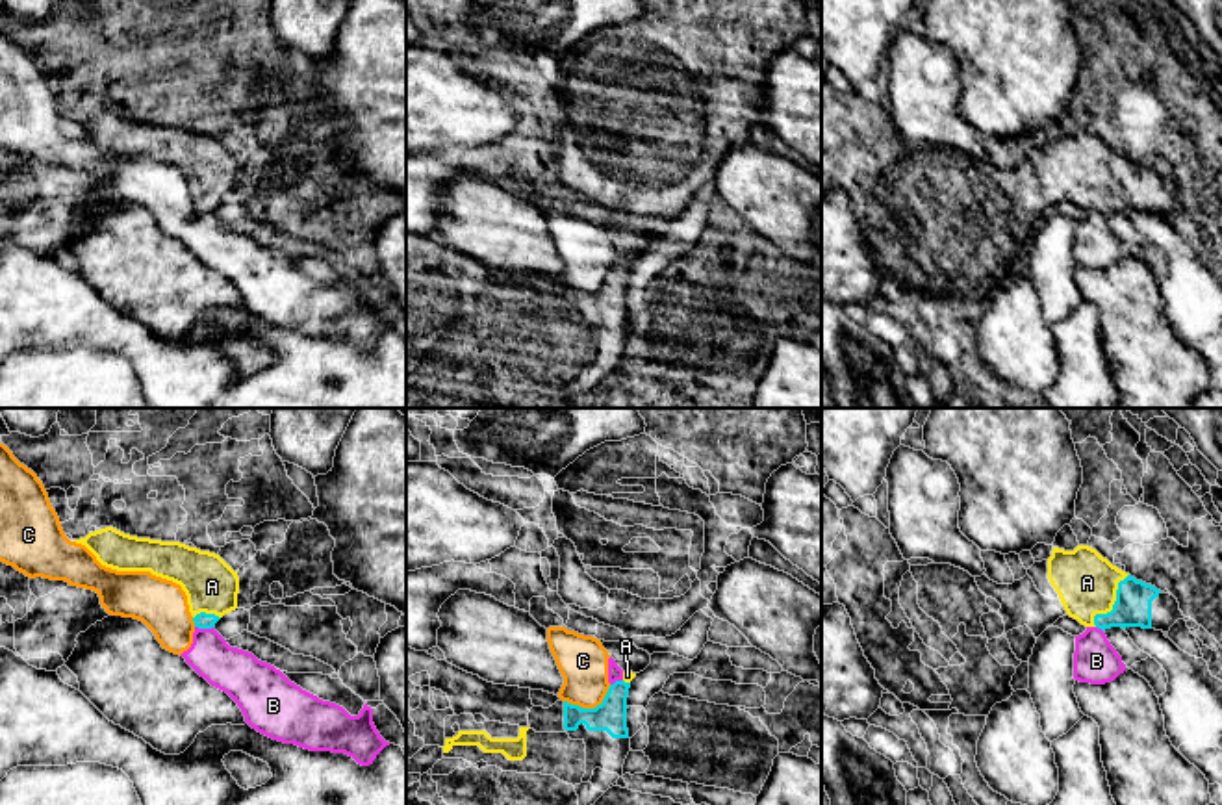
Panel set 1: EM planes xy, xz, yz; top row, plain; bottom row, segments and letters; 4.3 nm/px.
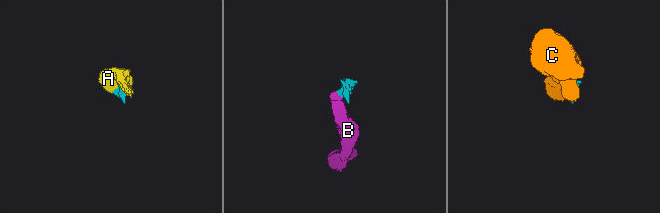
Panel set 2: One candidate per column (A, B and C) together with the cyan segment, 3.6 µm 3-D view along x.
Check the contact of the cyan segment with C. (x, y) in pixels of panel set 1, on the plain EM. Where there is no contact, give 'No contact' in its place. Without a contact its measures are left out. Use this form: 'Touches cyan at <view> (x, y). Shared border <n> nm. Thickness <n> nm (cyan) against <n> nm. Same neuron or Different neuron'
Touches cyan at xz (590, 293). Shared border 220 nm. Thickness 140 nm (cyan) against 220 nm. Different neuron

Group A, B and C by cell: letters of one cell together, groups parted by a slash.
A / B C

